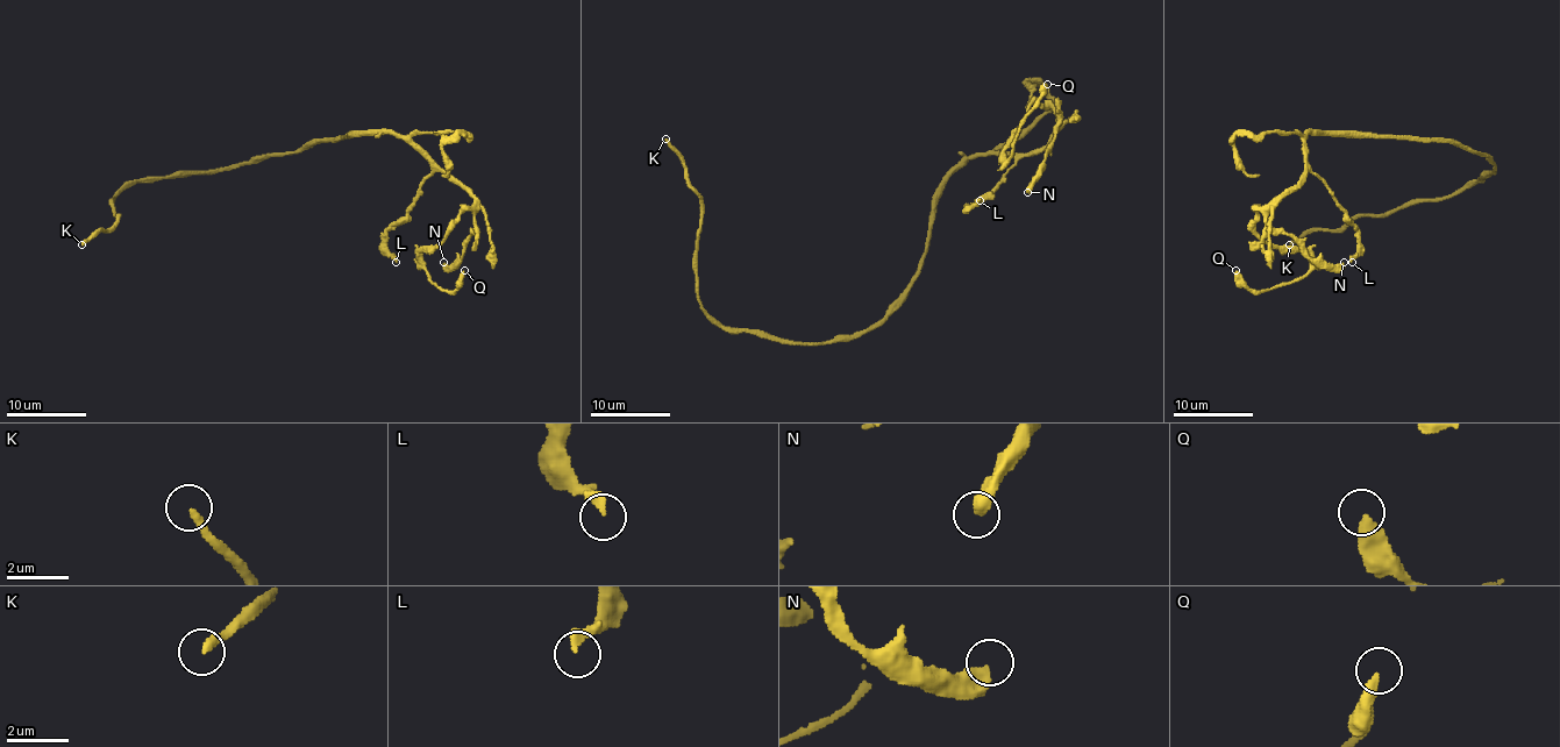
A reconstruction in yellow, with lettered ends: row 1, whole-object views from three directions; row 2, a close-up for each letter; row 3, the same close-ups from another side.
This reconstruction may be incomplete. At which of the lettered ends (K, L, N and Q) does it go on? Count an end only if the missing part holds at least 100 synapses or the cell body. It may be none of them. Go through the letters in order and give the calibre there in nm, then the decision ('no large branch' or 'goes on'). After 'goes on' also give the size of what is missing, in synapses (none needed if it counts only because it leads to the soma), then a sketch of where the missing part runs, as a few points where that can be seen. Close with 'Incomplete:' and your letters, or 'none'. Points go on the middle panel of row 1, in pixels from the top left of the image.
K: 240 nm thick; goes on; about 250 synapses
L: 280 nm thick; no large branch
N: 440 nm thick; no large branch
Q: 400 nm thick; no large branch
Incomplete: K

